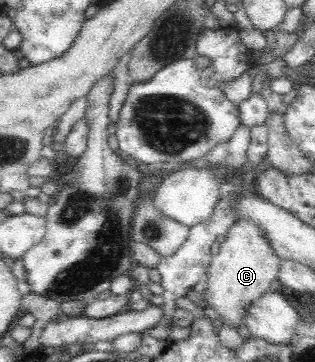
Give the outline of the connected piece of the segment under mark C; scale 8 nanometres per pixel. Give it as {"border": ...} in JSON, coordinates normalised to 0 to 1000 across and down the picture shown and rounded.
{"border":[[[797,610],[743,619],[717,646],[698,693],[673,710],[651,754],[651,796],[632,815],[632,840],[644,840],[651,854],[676,854],[721,906],[756,914],[784,887],[794,843],[854,804],[854,787],[876,773],[886,738],[889,718],[816,622]]]}

